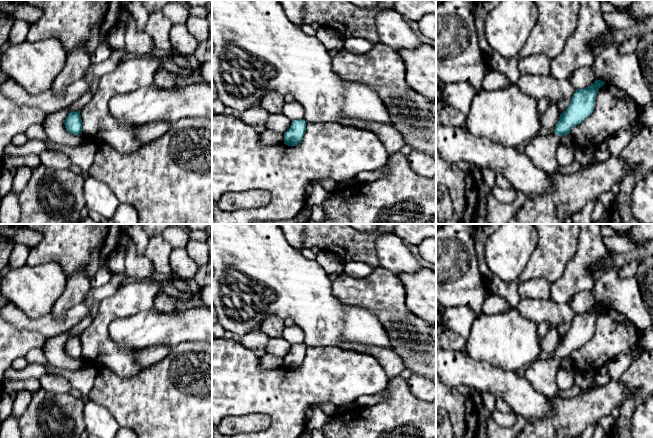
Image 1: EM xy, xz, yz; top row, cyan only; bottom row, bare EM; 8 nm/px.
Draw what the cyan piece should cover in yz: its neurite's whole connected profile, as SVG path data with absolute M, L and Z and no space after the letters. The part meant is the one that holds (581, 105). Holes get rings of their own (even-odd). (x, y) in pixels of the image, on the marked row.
M596 79L592 85L577 89L568 108L560 114L554 133L550 136L534 136L530 139L524 153L538 168L549 175L559 173L557 148L560 137L569 134L573 127L590 116L597 92L604 84L605 82Z

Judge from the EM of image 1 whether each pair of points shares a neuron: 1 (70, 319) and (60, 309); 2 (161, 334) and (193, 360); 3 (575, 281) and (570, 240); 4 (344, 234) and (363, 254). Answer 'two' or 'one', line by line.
1: two
2: two
3: two
4: one

